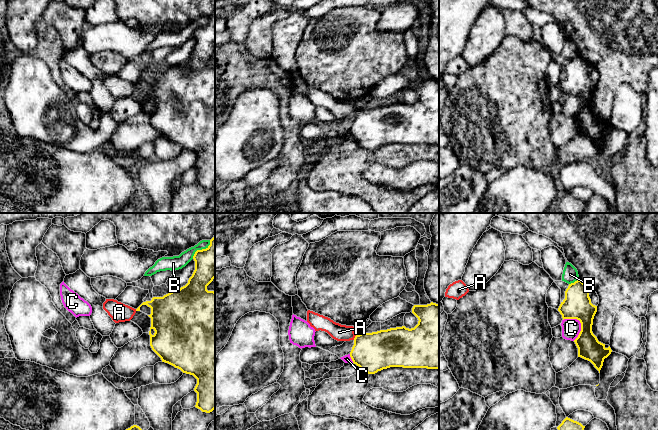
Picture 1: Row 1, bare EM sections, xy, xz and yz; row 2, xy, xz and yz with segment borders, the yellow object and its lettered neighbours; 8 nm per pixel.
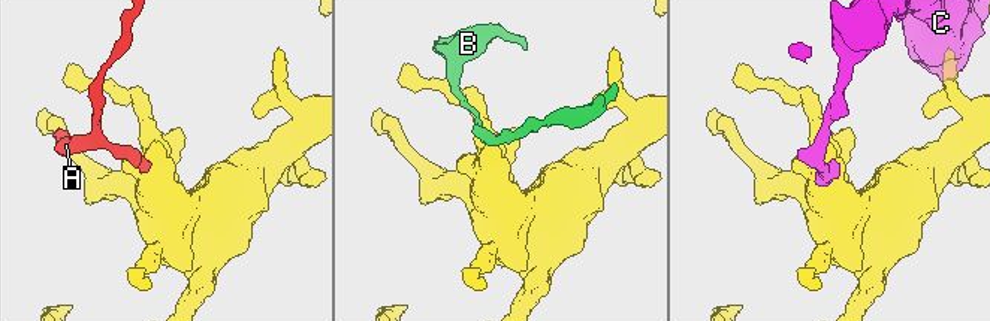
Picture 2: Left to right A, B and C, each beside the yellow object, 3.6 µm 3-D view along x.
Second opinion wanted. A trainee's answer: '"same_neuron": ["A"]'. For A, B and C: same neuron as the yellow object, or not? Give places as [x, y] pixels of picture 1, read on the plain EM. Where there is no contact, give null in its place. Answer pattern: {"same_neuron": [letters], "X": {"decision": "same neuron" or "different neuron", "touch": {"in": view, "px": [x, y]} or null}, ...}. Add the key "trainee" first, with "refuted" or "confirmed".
{"trainee": "confirmed", "same_neuron": ["A"], "A": {"decision": "same neuron", "touch": {"in": "xz", "px": [355, 113]}}, "B": {"decision": "different neuron", "touch": {"in": "yz", "px": [574, 58]}}, "C": {"decision": "different neuron", "touch": {"in": "yz", "px": [580, 98]}}}

